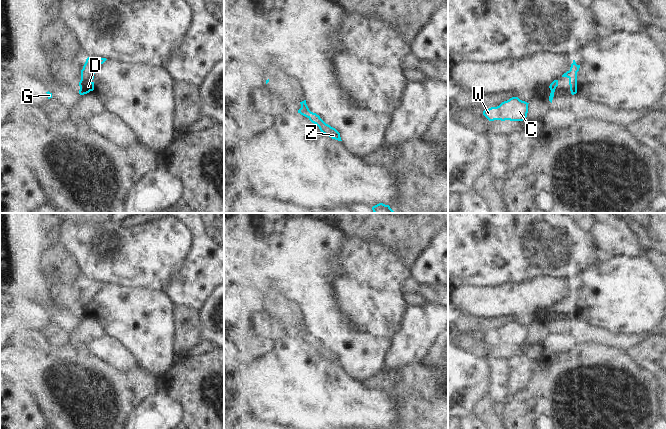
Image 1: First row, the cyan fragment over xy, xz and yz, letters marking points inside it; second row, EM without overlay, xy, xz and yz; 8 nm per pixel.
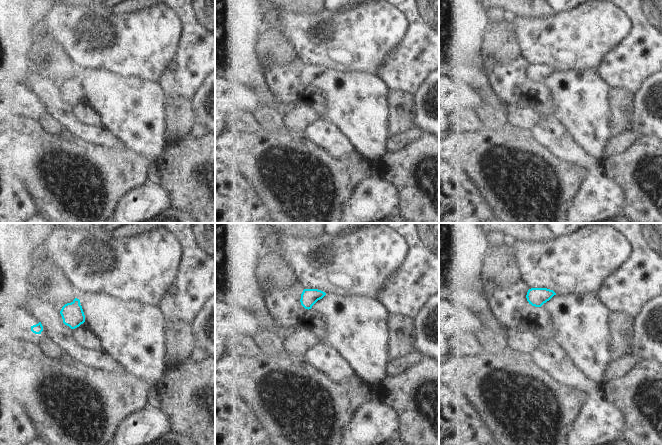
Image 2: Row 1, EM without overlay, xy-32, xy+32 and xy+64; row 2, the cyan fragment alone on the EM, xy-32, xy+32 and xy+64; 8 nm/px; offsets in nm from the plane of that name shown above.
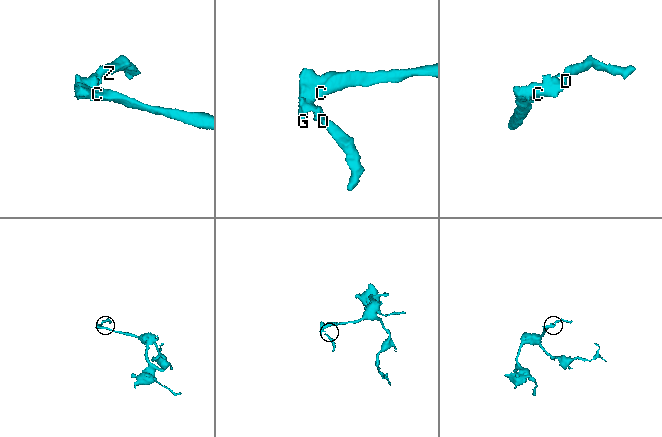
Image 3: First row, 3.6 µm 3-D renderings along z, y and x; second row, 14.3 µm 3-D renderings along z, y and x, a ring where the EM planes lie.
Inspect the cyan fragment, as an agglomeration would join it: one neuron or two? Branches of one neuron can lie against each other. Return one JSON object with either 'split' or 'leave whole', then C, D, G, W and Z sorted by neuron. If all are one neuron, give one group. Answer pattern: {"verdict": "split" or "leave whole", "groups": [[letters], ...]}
{"verdict": "leave whole", "groups": [["C", "D", "G", "W", "Z"]]}

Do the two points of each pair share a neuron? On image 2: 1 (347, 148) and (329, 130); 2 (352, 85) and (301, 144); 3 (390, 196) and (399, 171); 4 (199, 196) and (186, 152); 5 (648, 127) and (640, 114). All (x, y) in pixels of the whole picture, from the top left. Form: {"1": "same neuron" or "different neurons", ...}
{"1": "same neuron", "2": "different neurons", "3": "different neurons", "4": "same neuron", "5": "same neuron"}

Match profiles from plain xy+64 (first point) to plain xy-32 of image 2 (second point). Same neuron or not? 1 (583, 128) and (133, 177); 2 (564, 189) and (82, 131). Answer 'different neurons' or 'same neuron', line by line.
1: different neurons
2: different neurons

